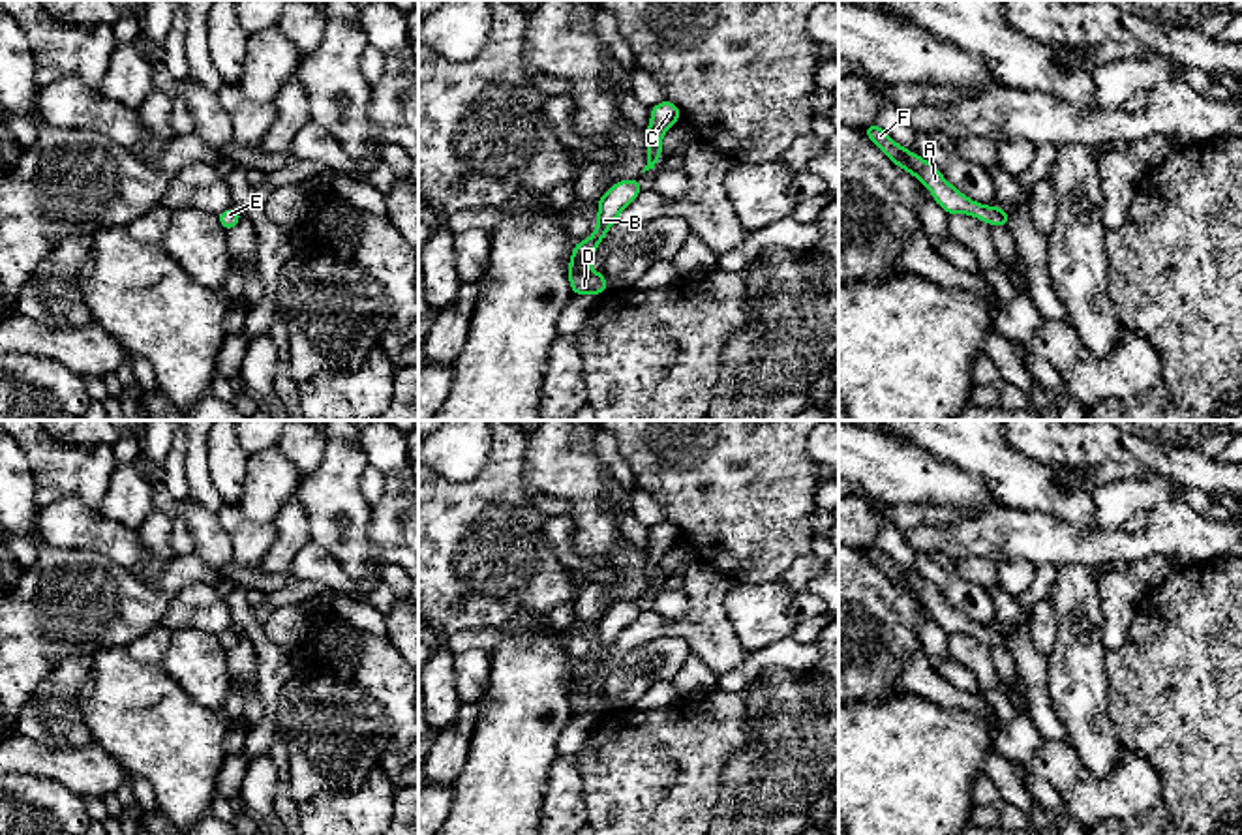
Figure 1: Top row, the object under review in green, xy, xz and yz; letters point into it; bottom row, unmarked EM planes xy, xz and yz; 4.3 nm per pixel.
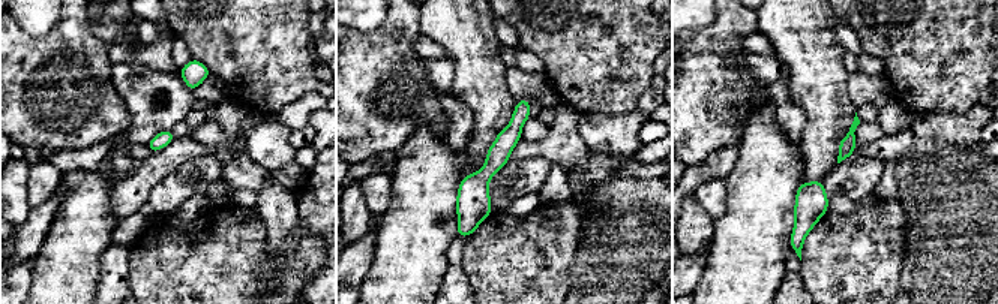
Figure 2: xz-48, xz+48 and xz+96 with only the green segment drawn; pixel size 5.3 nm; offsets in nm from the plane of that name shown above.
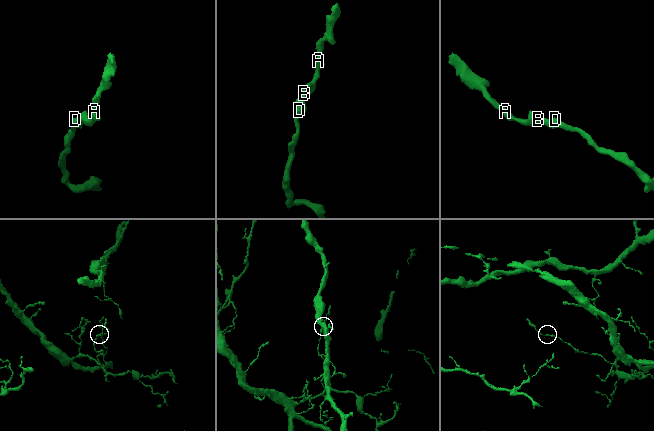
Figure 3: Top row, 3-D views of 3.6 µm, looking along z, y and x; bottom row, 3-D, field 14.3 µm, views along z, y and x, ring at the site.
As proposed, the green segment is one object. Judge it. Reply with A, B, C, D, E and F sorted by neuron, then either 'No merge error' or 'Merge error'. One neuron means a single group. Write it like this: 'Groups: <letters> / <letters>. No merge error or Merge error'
Groups: A B C D E F. No merge error

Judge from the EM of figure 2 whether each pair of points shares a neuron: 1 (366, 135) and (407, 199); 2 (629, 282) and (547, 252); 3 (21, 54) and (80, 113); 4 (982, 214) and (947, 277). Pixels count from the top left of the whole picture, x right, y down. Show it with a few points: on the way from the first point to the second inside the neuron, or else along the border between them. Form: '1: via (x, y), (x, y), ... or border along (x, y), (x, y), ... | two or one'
1: border along (420, 128), (395, 152) | two
2: border along (583, 226), (578, 253), (571, 267), (569, 288) | two
3: via (36, 69), (65, 98) | one
4: via (976, 229), (976, 238), (962, 262) | one

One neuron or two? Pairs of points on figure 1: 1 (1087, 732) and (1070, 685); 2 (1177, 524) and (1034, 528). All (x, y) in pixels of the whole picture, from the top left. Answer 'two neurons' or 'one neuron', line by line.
1: one neuron
2: one neuron

